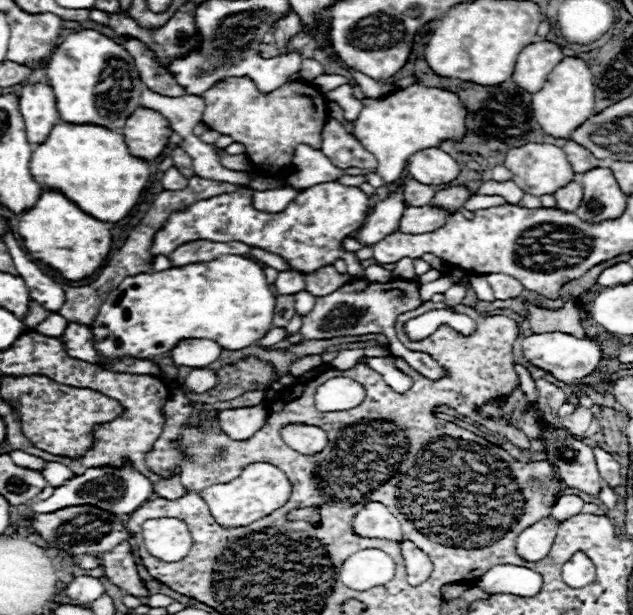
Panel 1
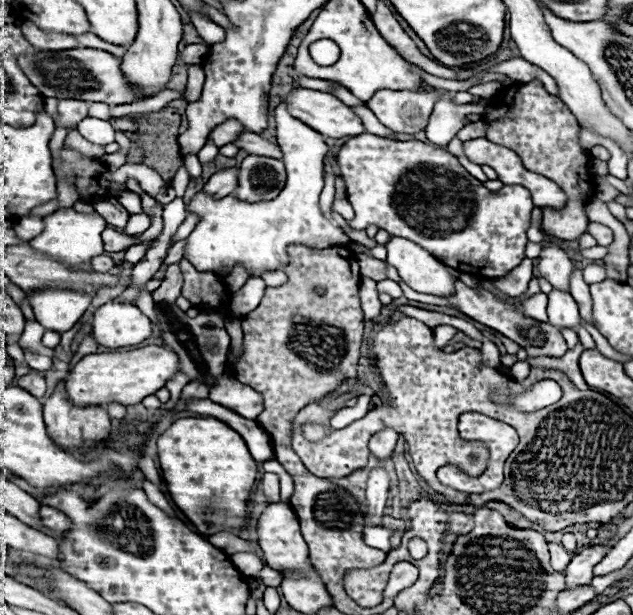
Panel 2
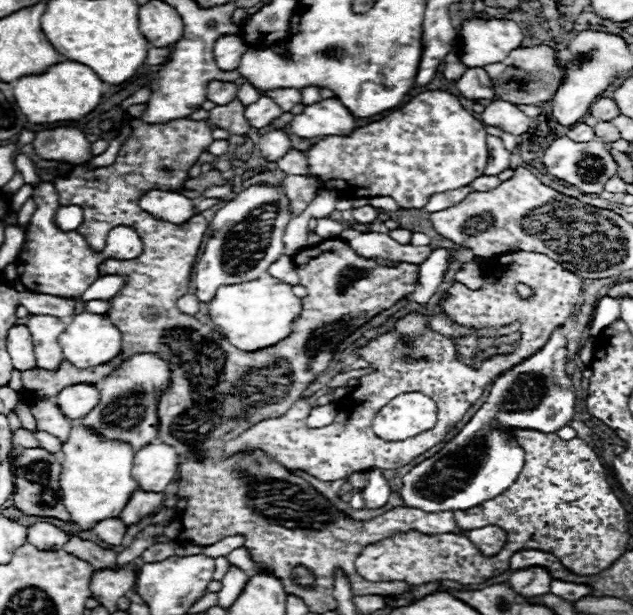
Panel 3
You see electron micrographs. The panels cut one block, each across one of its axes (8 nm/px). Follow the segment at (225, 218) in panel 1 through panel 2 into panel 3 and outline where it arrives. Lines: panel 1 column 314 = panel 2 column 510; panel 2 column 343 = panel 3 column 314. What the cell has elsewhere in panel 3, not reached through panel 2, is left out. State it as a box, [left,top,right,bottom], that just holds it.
[308,90,488,208]

